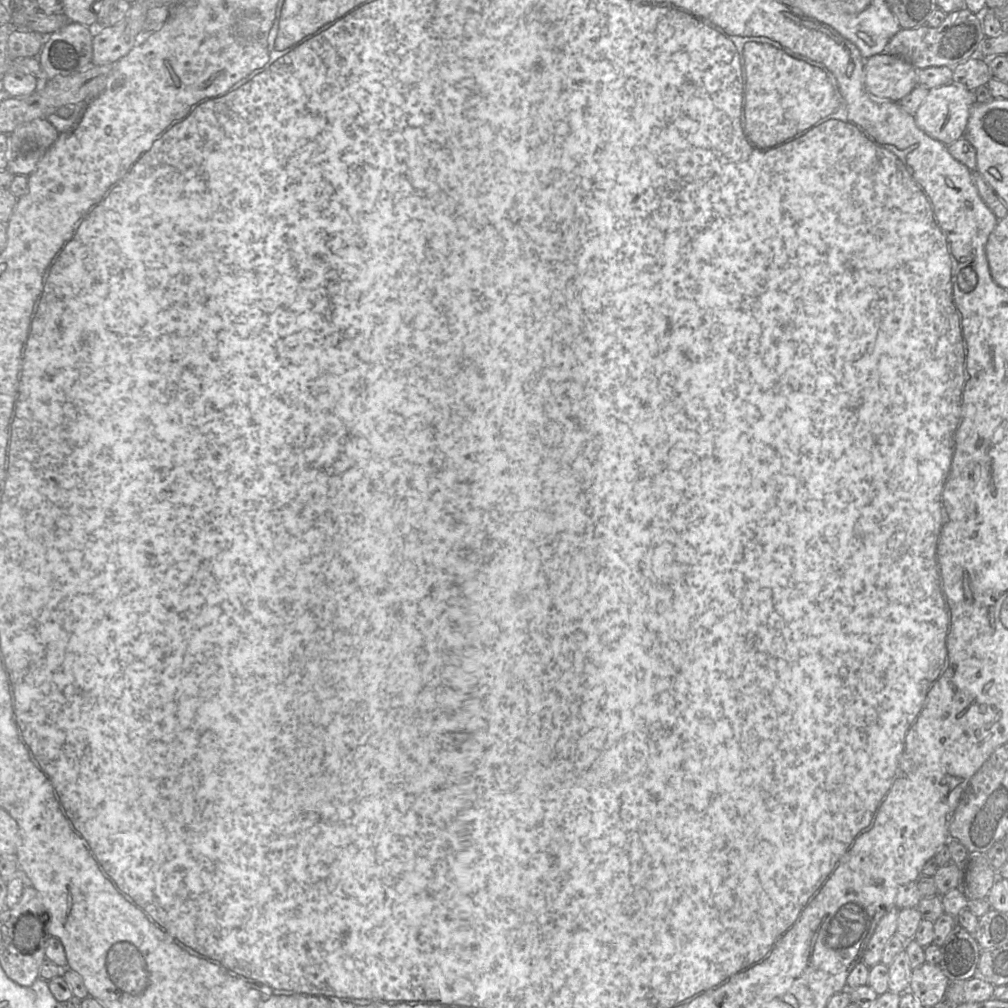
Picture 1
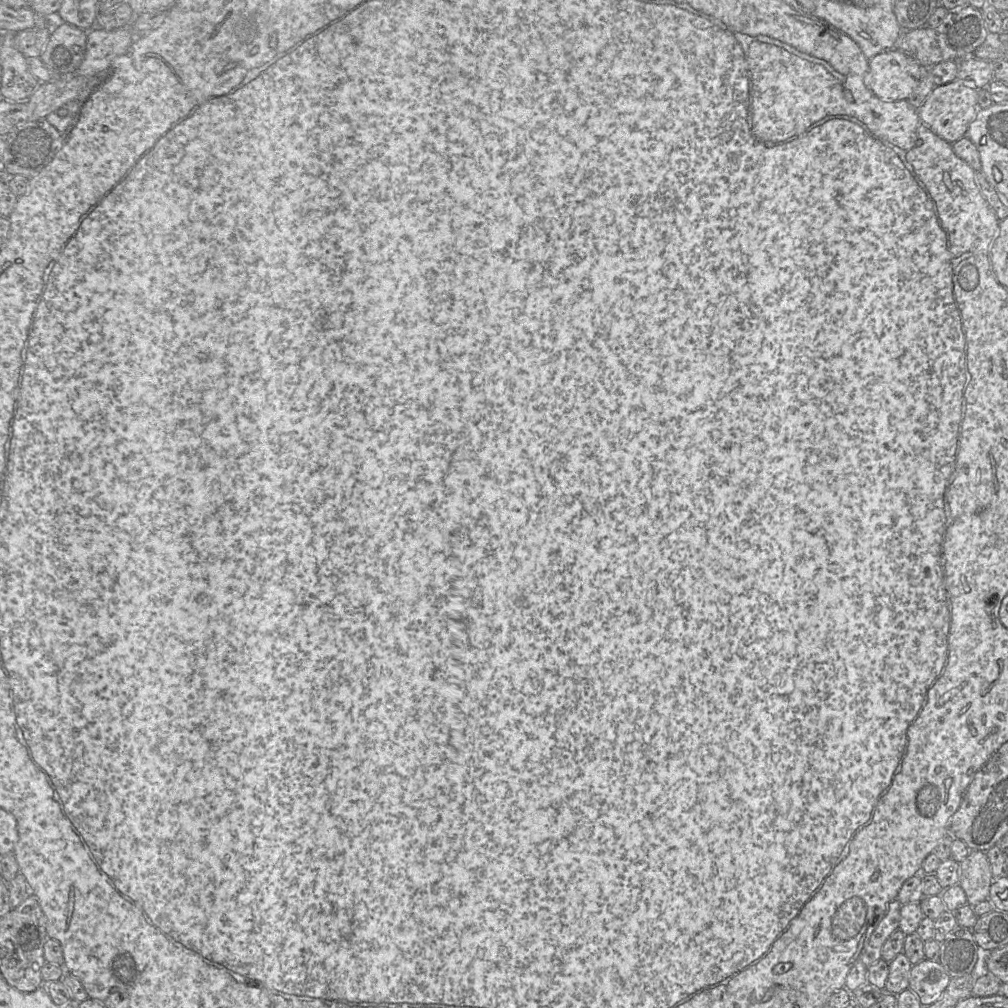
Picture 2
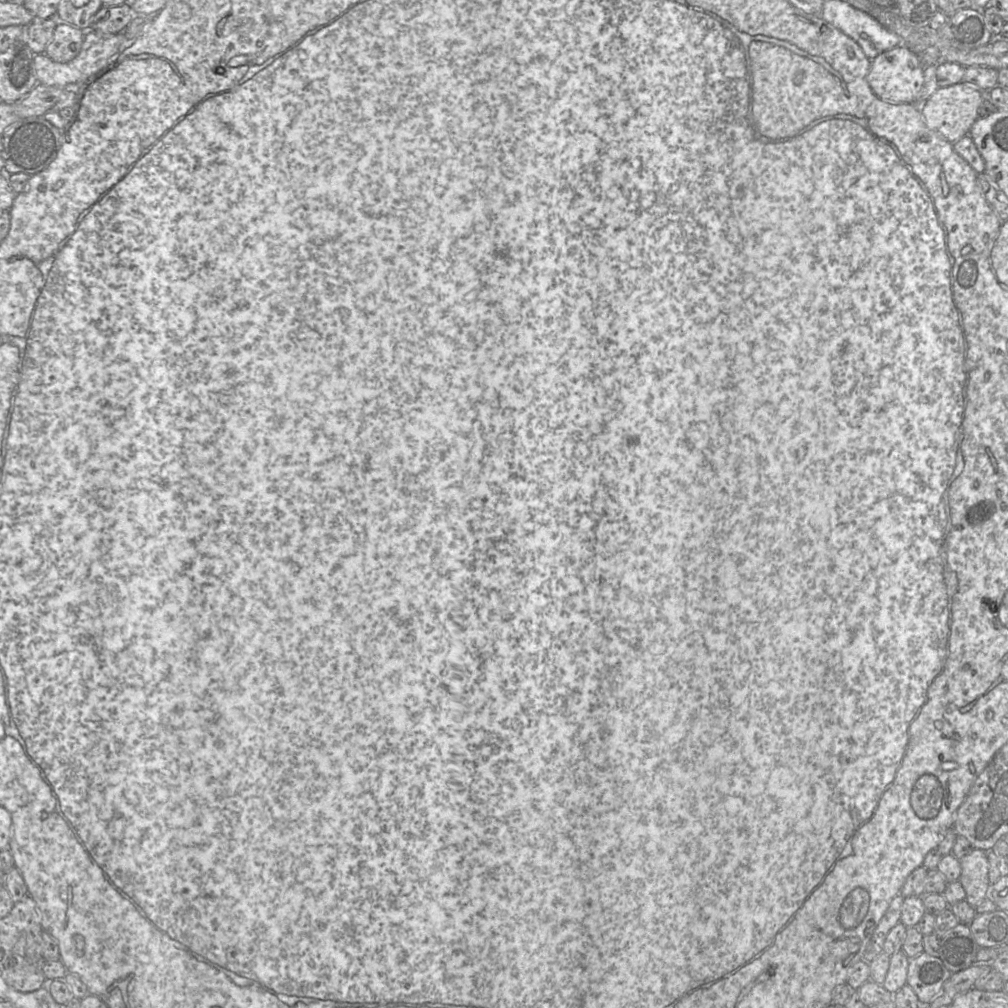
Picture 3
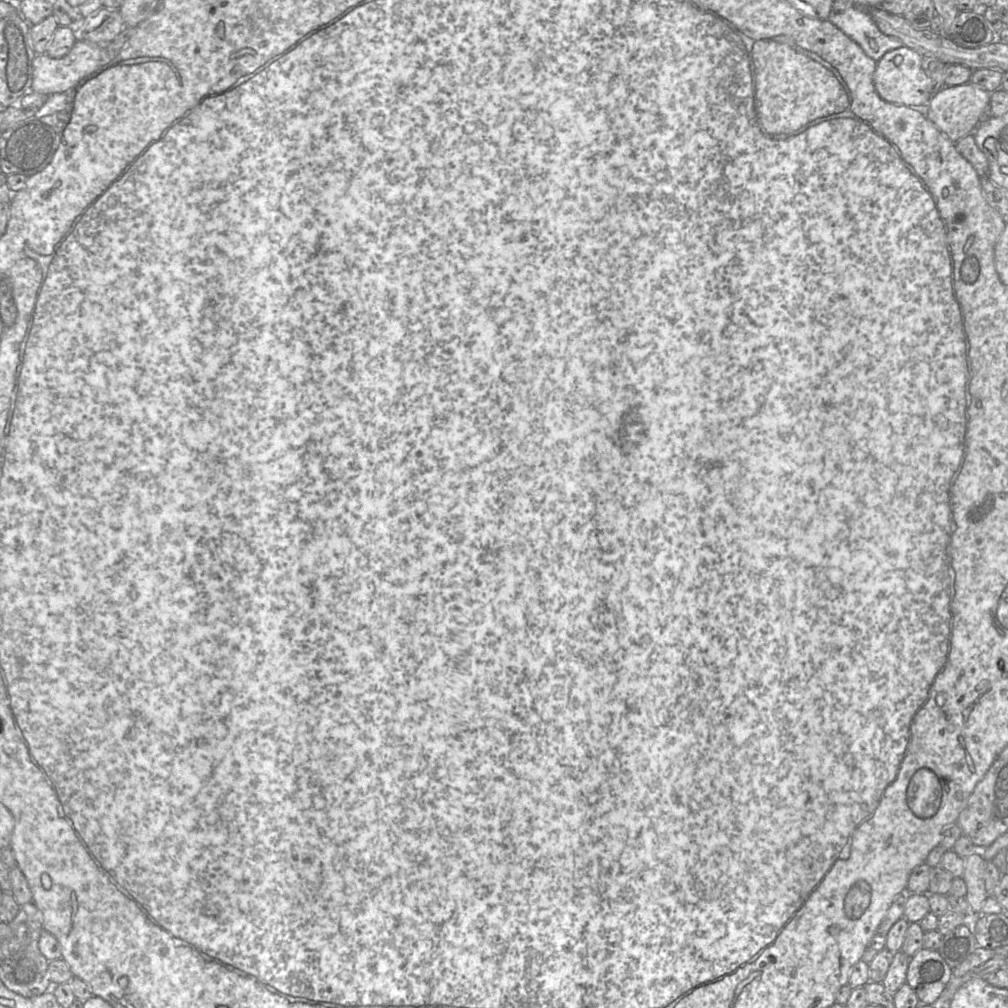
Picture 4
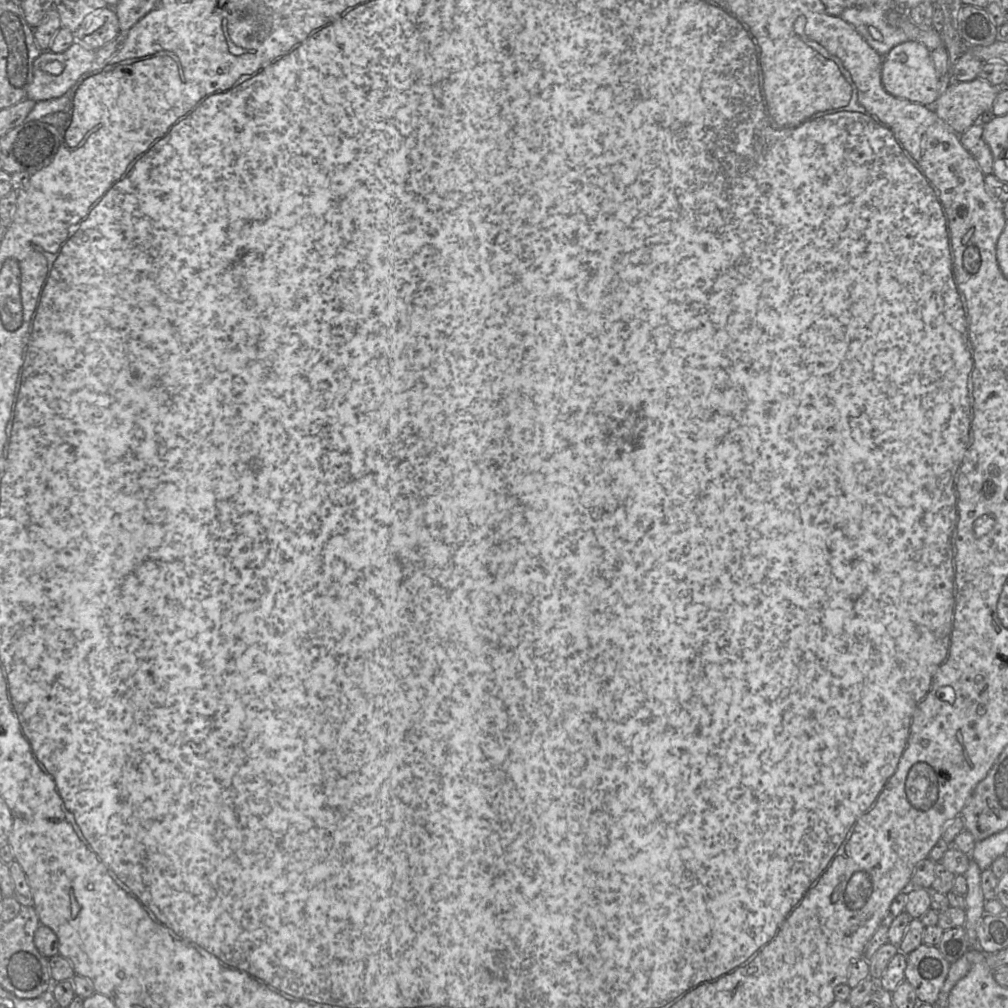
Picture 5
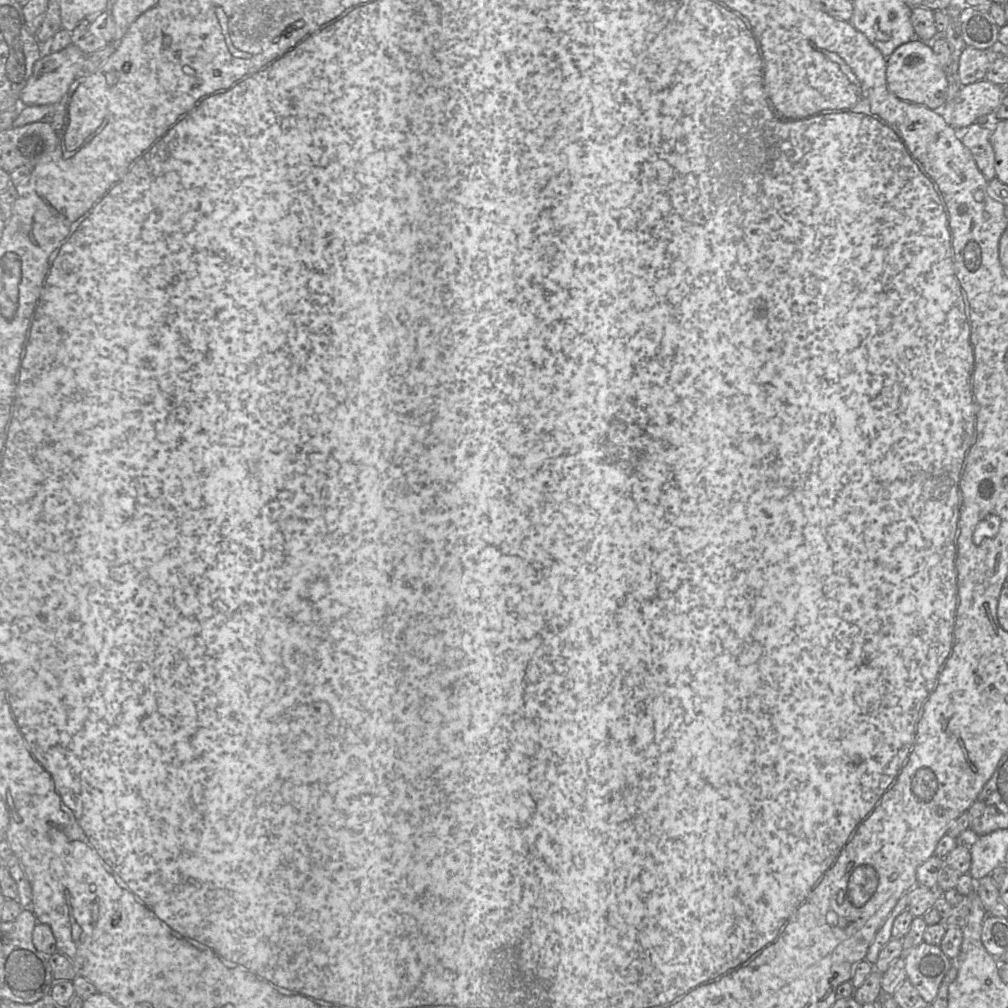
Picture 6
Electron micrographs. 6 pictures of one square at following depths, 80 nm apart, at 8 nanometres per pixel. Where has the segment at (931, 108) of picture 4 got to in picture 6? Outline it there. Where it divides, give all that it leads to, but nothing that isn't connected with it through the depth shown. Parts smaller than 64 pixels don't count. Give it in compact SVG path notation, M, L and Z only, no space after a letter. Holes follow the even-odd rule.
M982 79L972 84L962 85L961 89L951 102L945 102L941 110L935 110L935 111L940 111L944 116L944 118L946 119L946 121L957 131L963 131L971 124L975 123L978 117L984 114L995 113L997 108L1002 103L1006 94L1007 90L1005 87L992 83L987 79Z

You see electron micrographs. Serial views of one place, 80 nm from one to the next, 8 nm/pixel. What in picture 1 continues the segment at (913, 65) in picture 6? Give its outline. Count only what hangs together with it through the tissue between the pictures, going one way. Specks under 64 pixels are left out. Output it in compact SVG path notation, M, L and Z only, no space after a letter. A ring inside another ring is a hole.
M877 54L865 60L864 83L874 99L898 102L917 86L917 69L899 57Z

